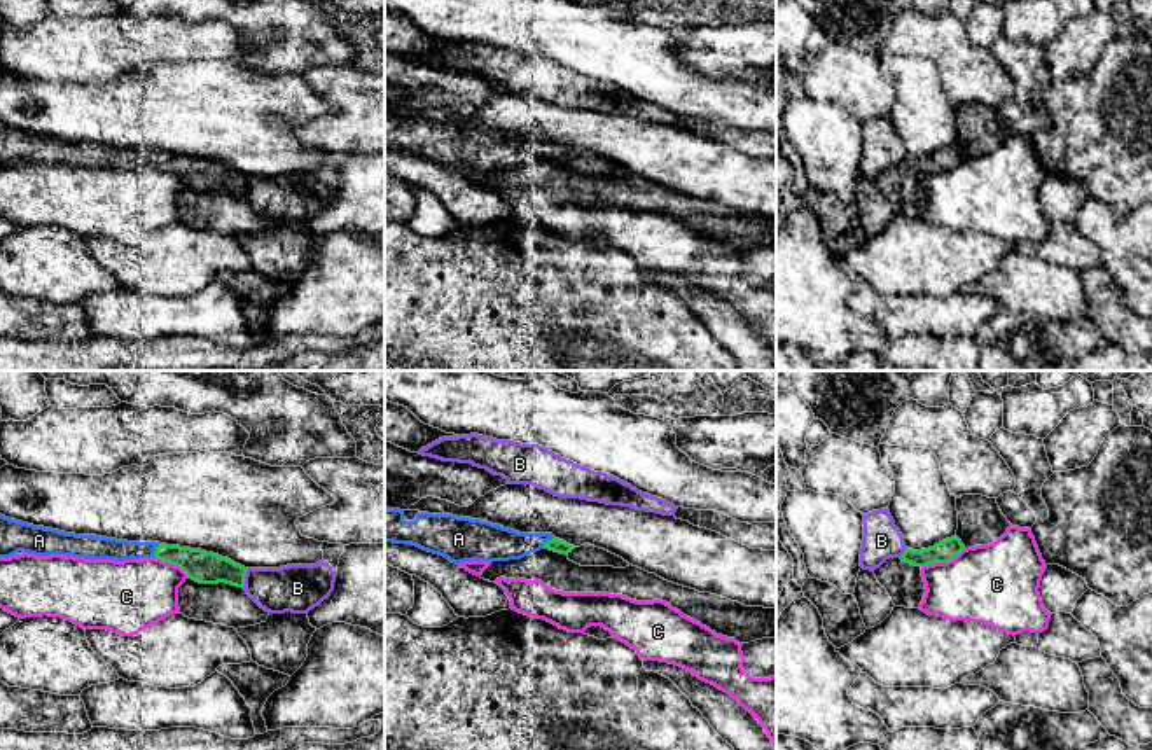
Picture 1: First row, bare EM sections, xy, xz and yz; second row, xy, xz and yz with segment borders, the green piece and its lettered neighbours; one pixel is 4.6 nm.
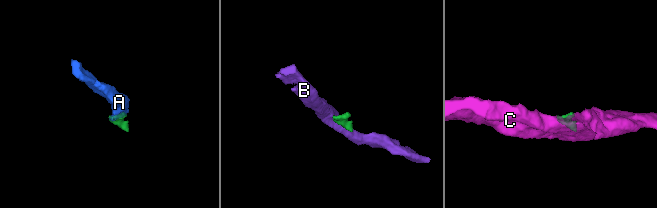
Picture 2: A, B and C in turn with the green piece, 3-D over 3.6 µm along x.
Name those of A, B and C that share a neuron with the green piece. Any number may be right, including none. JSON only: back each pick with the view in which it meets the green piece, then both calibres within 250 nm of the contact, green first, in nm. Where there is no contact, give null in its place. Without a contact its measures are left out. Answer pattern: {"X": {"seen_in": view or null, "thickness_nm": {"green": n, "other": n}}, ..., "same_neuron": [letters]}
{"A": {"seen_in": "xz", "thickness_nm": {"green": 60, "other": 160}}, "same_neuron": ["A"]}

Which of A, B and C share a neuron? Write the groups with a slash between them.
A / B / C

